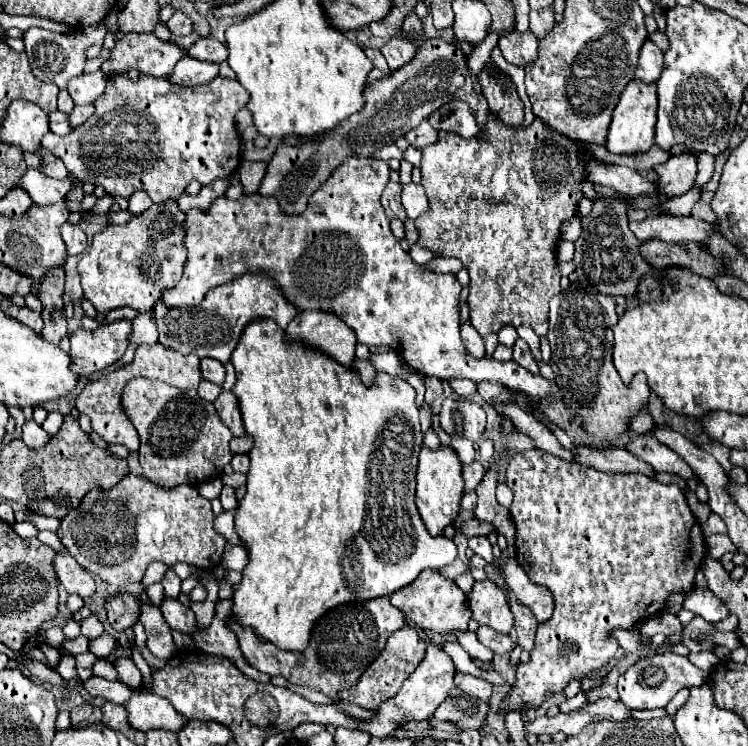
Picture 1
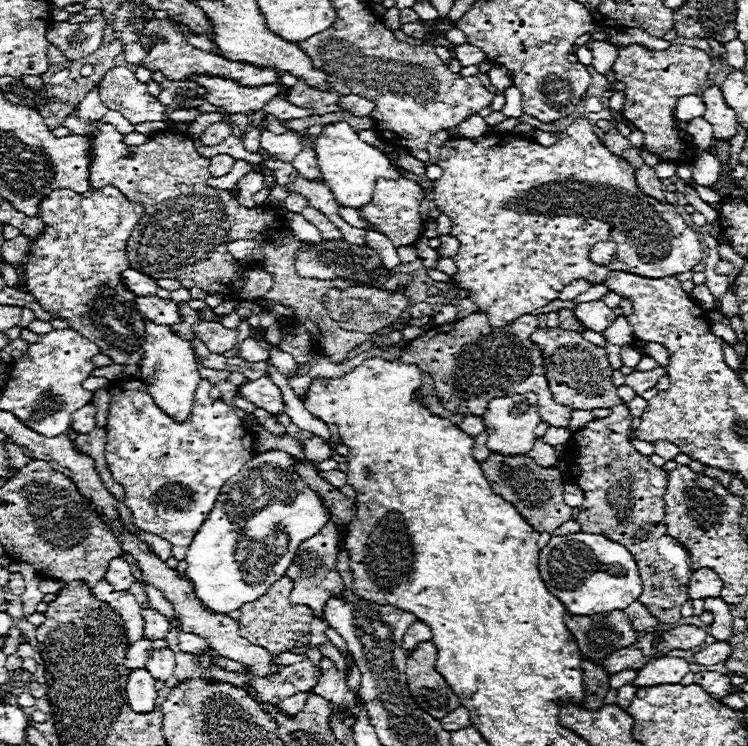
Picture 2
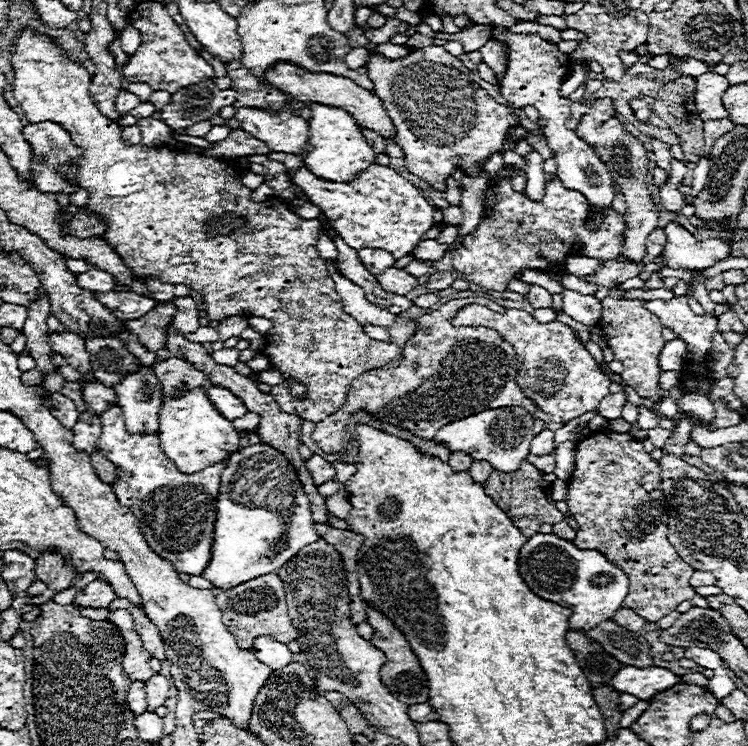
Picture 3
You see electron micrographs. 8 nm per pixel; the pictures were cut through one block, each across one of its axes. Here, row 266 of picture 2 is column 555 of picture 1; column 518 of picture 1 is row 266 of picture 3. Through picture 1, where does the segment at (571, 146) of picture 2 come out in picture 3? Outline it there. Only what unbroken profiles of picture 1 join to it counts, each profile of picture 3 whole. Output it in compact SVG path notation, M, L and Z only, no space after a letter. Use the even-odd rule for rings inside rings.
M506 166L500 172L500 178L494 184L490 184L490 188L486 190L482 220L480 220L478 228L470 236L466 236L462 246L454 252L452 266L454 266L456 272L464 274L464 278L468 282L480 284L486 290L504 292L504 290L508 290L510 280L518 278L524 270L536 270L536 272L554 272L556 270L556 272L564 272L564 262L572 254L584 254L588 258L614 260L614 258L618 258L624 252L624 230L626 230L624 216L620 216L612 208L606 208L602 224L596 230L592 230L592 228L588 228L588 220L590 220L590 214L592 214L588 200L578 190L564 188L558 176L554 176L552 180L546 180L544 196L542 196L540 202L530 200L526 196L526 192L514 192L512 184L510 184L510 176L512 176L512 168ZM668 222L666 228L666 246L662 250L662 262L666 268L682 268L682 270L704 270L714 262L730 256L730 246L724 240L696 240L676 222Z

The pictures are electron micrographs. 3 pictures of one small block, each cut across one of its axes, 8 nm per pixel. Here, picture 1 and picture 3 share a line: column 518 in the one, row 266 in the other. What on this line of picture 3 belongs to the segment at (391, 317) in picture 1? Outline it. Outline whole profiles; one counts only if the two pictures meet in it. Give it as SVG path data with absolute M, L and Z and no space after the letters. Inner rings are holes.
M362 248L358 252L358 256L364 262L364 266L368 268L368 272L372 272L372 274L382 274L388 268L392 268L396 262L388 250L380 250L380 248Z

